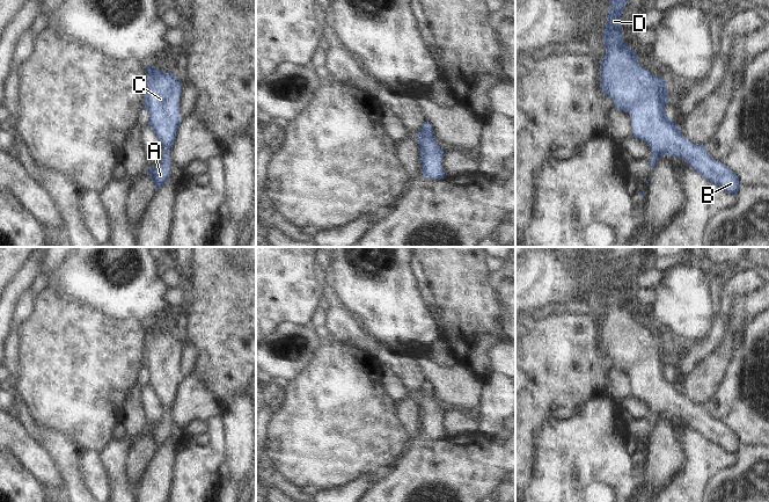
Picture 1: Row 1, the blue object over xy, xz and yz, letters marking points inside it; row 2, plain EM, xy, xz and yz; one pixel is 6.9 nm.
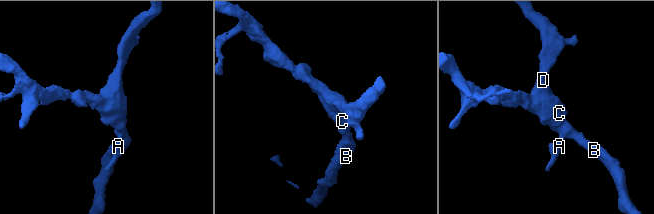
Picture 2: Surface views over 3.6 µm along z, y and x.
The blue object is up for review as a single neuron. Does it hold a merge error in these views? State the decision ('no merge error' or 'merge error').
no merge error

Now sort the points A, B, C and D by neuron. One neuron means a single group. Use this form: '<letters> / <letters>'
A B C D

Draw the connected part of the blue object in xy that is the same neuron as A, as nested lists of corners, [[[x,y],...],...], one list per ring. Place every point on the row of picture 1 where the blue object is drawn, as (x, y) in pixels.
[[[152,65],[147,66],[144,79],[144,103],[147,109],[148,125],[155,132],[163,147],[163,157],[158,166],[148,168],[152,182],[158,191],[170,177],[170,148],[174,145],[177,128],[182,121],[178,112],[182,83],[175,72],[160,71]]]

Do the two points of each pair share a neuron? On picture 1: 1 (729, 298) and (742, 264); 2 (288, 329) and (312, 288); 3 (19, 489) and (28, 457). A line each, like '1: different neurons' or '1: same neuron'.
1: different neurons
2: different neurons
3: different neurons

